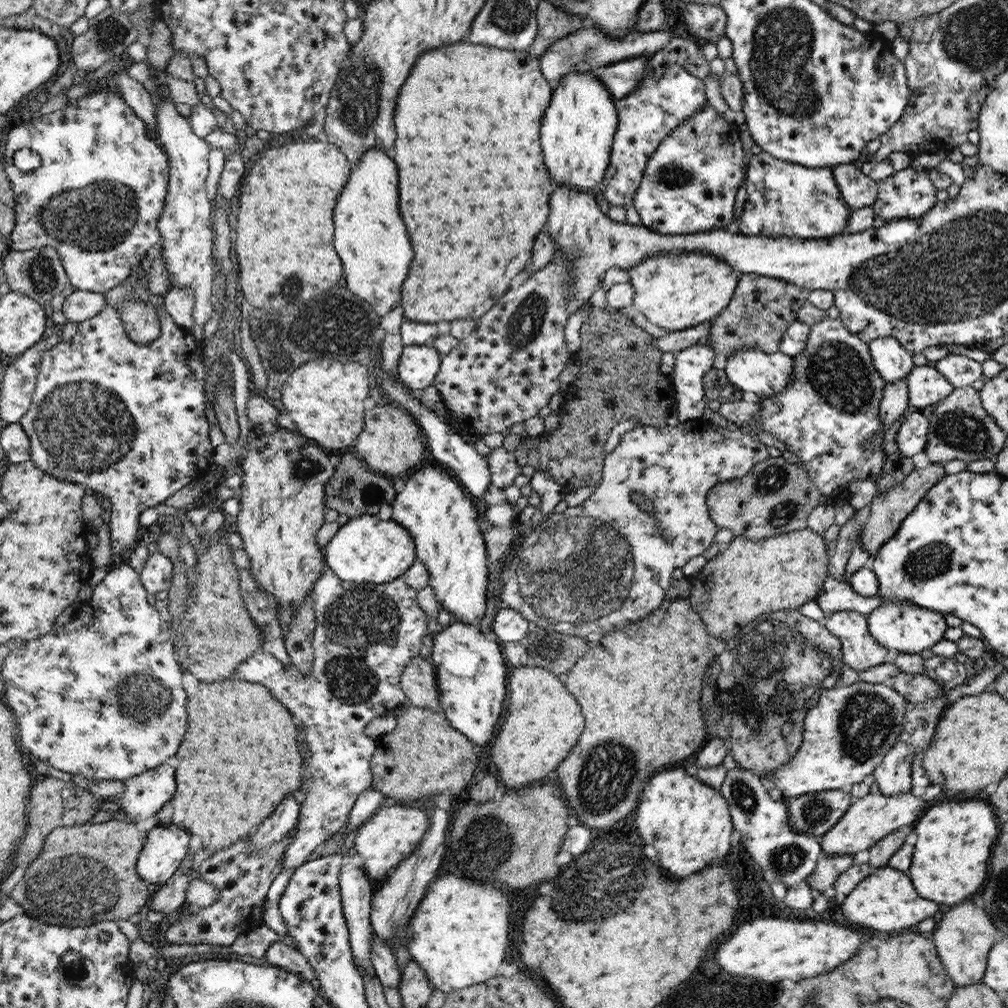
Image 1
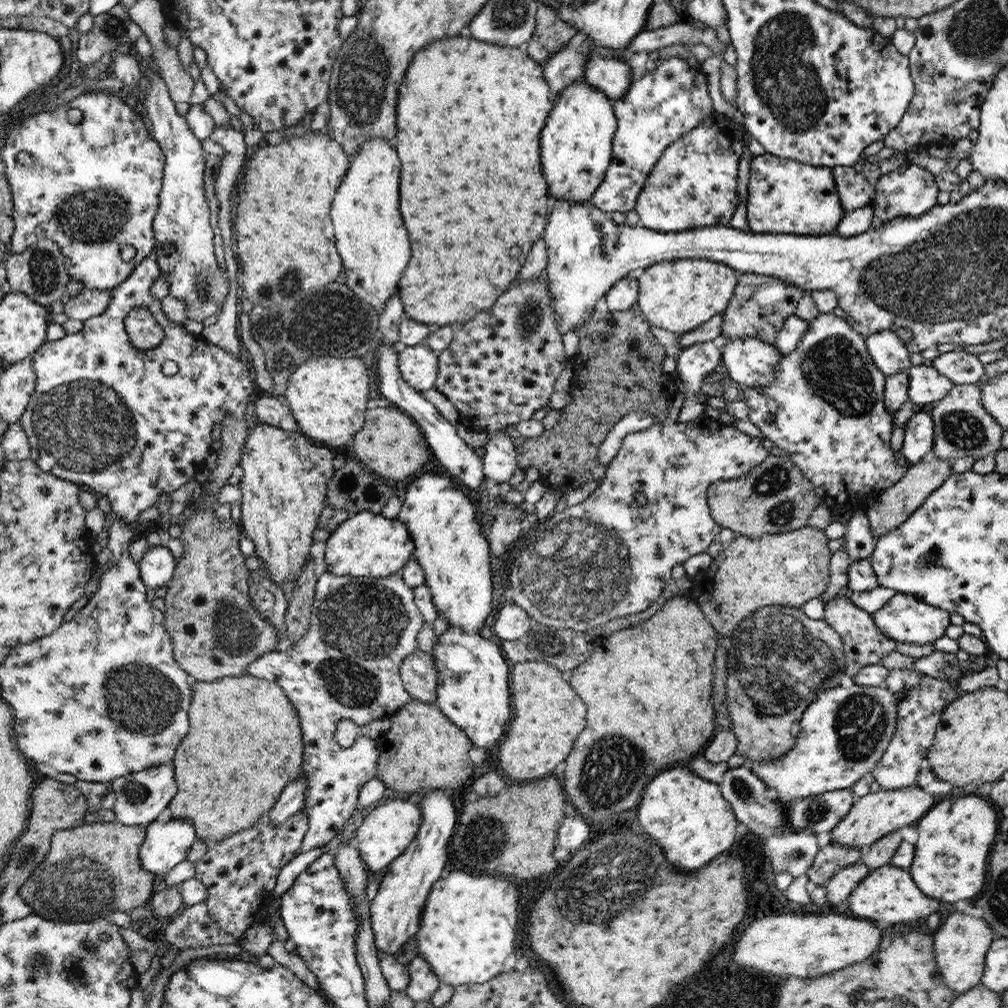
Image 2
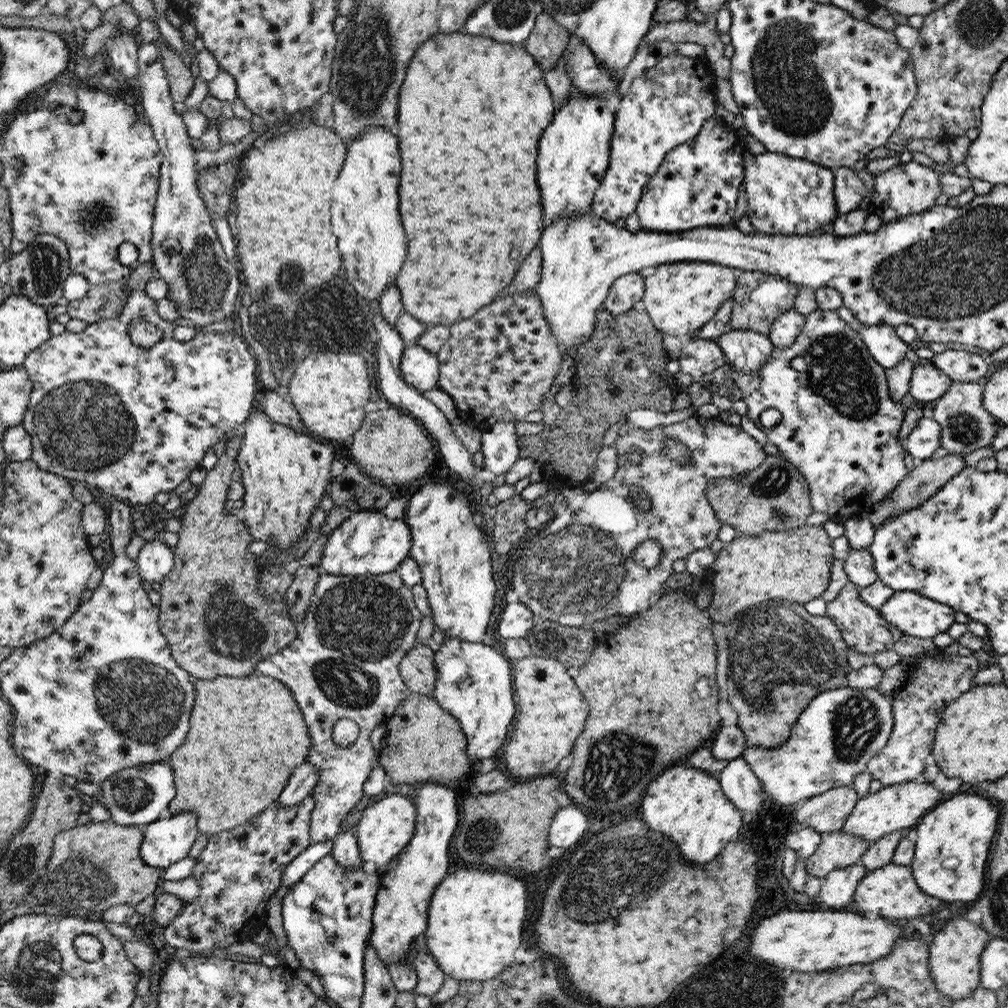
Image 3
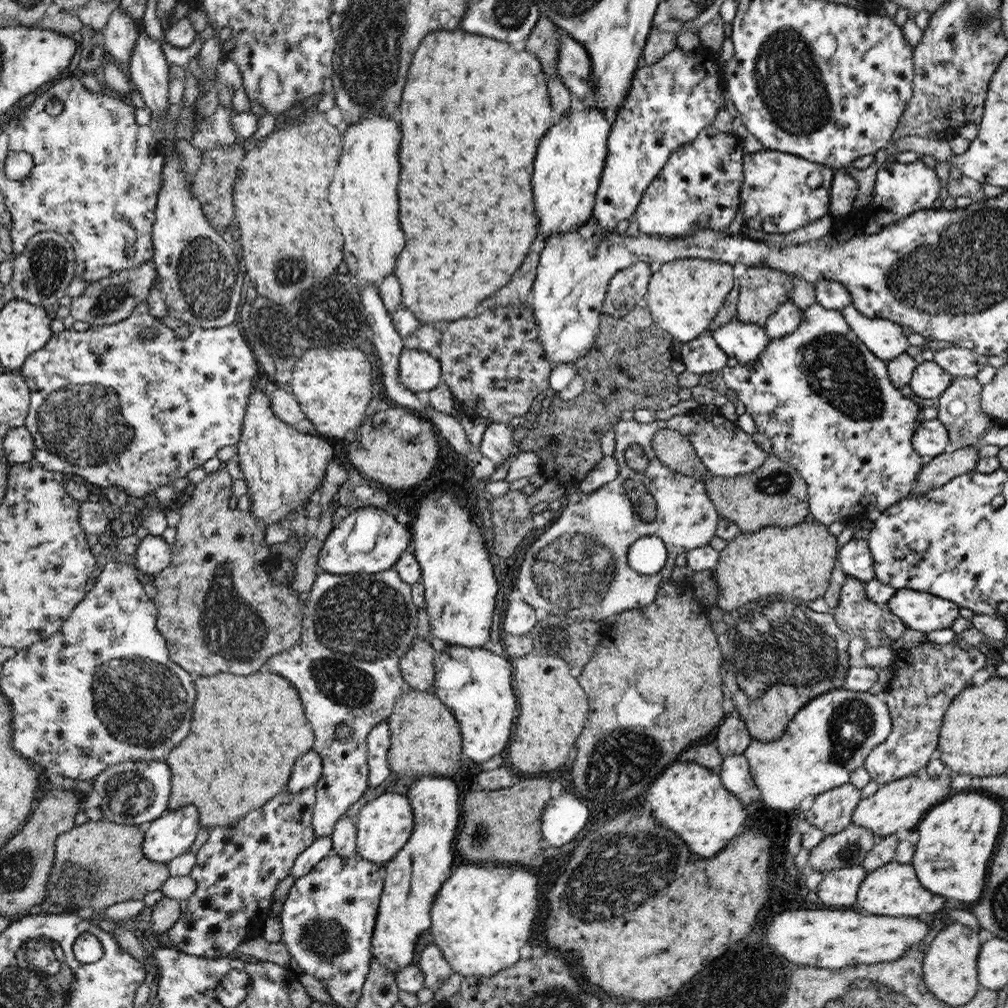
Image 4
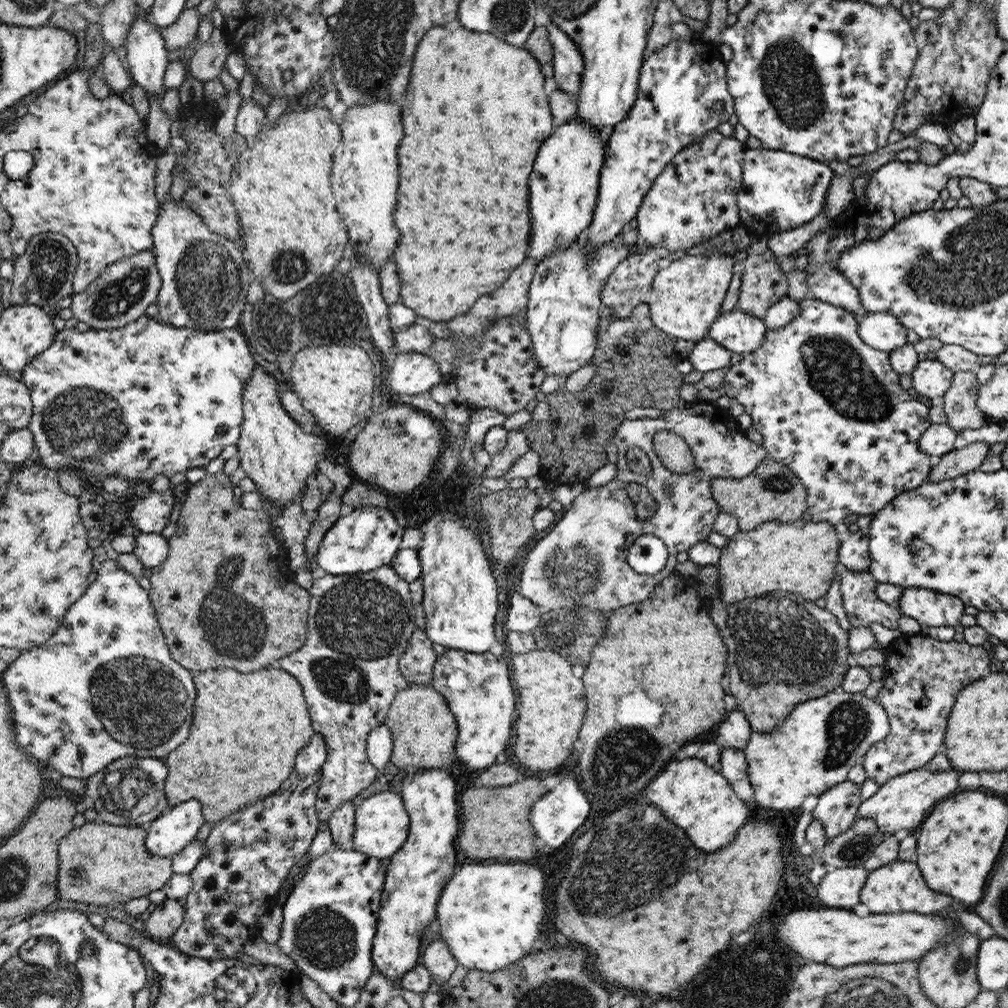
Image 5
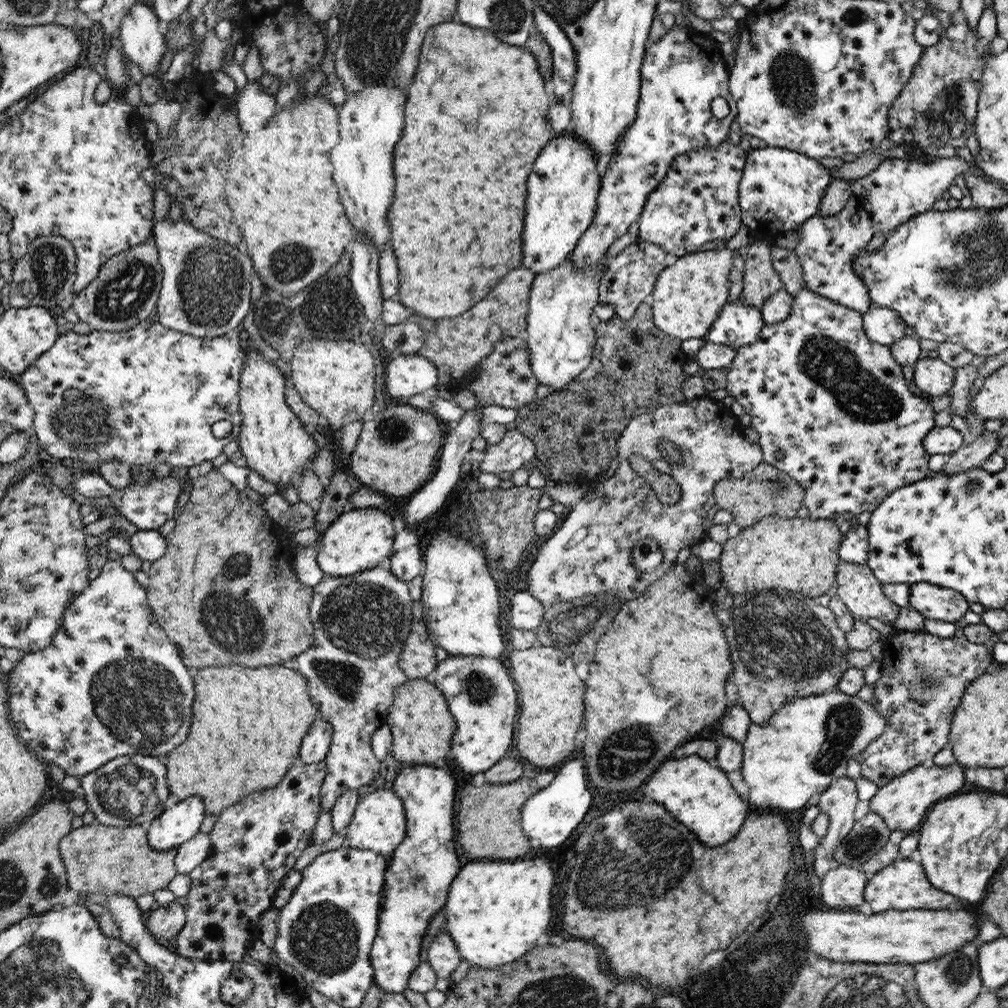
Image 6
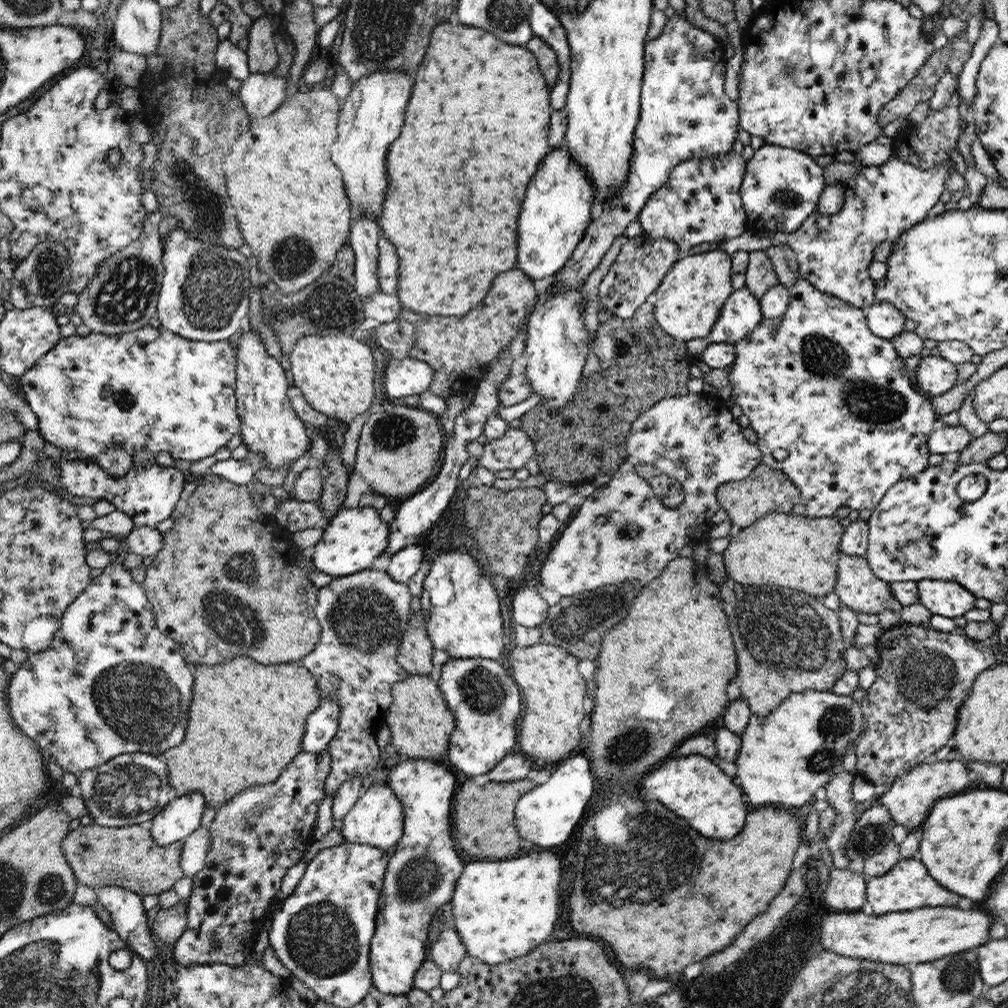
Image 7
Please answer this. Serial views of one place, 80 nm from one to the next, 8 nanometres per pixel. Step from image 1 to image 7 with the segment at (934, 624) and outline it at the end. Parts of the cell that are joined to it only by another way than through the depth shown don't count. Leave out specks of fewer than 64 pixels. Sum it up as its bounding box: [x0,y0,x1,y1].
[917,580,976,618]

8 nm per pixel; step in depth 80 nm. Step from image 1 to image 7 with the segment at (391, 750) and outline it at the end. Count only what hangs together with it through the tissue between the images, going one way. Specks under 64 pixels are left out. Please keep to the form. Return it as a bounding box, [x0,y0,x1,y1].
[386,674,457,760]

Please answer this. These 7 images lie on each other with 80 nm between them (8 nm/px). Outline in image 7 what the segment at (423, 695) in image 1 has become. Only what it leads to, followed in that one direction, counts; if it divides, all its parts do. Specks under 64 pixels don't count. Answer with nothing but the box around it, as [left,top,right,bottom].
[397,612,432,674]

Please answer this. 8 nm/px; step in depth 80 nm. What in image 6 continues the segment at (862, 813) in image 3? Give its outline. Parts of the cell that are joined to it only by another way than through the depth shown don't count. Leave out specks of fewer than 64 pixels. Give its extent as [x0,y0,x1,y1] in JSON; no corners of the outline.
[869,762,969,833]

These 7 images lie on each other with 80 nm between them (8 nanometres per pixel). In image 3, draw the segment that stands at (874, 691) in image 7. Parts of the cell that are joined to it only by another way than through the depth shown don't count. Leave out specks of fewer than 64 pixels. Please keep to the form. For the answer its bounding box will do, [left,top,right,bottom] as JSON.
[867,647,980,787]

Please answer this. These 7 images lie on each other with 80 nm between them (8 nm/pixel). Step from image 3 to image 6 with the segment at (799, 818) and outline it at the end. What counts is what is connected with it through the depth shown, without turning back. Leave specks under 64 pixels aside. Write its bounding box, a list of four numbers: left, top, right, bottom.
[819,775,859,857]

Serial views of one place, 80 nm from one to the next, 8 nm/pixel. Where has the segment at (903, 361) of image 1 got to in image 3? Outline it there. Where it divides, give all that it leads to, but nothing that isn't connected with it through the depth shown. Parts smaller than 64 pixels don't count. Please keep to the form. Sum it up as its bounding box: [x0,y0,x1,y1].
[837,305,909,369]

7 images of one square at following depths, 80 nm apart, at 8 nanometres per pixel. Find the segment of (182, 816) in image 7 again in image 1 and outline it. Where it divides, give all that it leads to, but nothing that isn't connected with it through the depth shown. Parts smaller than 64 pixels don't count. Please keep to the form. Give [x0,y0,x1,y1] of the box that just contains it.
[137,826,192,884]

